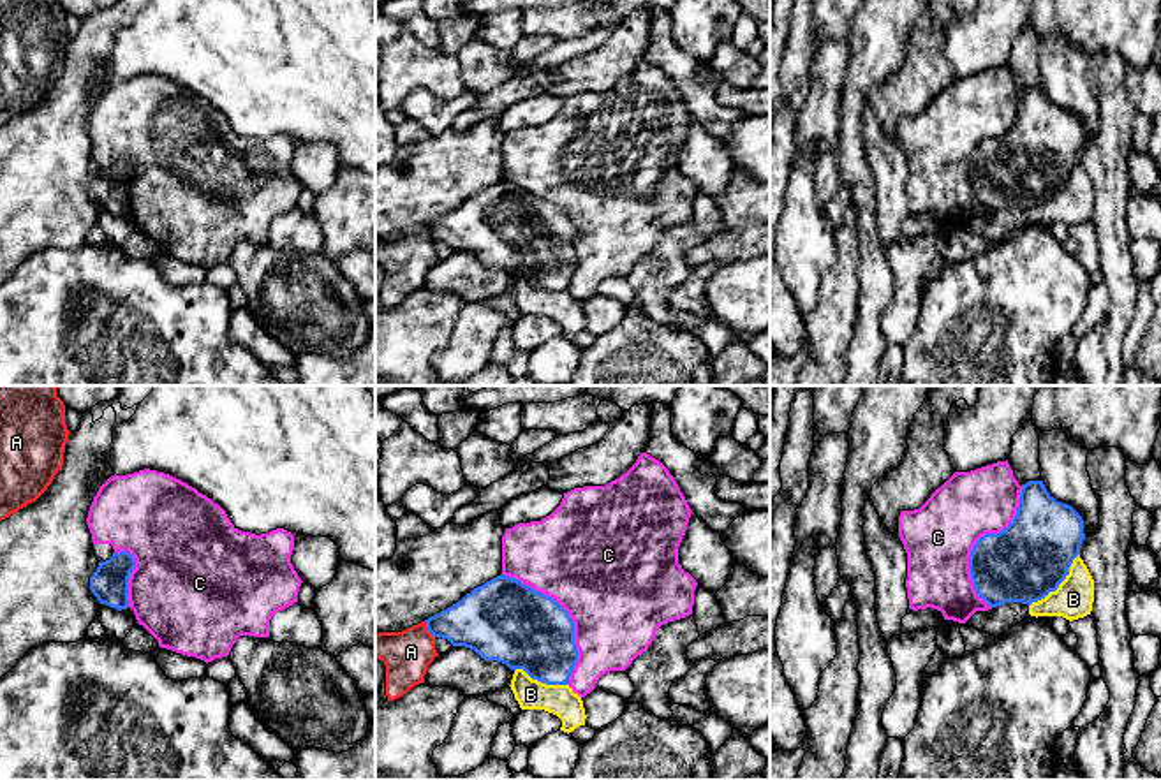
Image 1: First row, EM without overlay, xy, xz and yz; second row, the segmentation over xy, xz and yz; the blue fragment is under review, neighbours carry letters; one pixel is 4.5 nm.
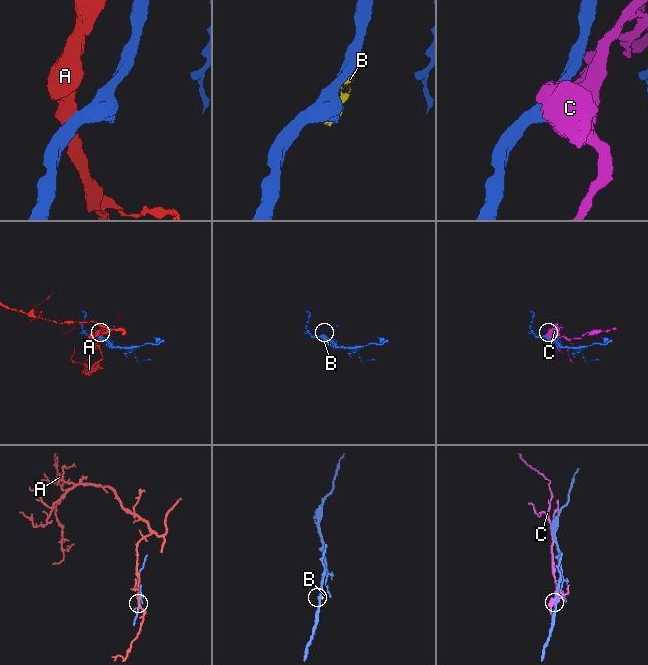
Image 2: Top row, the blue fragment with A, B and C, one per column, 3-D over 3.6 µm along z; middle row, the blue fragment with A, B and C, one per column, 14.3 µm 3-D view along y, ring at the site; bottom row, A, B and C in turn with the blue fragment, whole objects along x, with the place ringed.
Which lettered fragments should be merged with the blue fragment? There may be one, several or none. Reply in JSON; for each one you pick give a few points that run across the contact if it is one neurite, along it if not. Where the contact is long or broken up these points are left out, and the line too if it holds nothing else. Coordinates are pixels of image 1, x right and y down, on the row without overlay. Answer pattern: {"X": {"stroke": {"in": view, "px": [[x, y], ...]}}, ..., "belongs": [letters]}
{"belongs": []}

